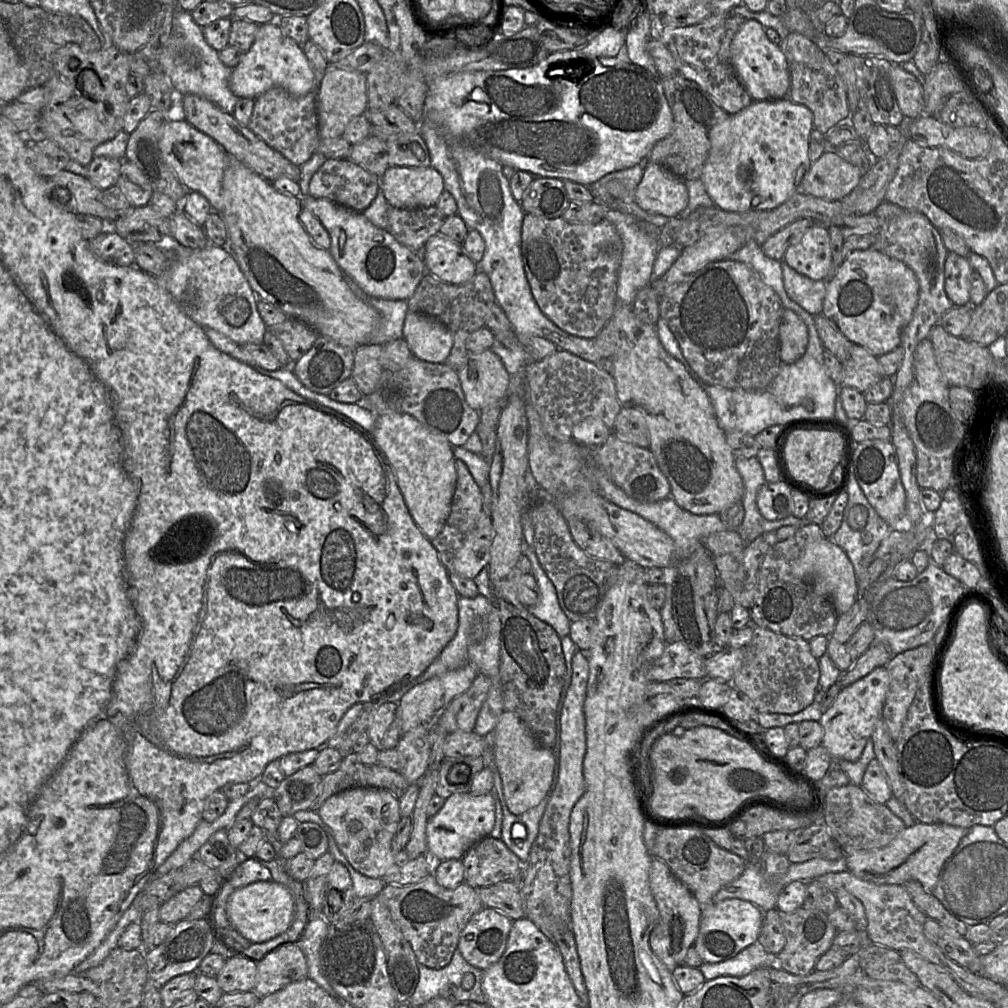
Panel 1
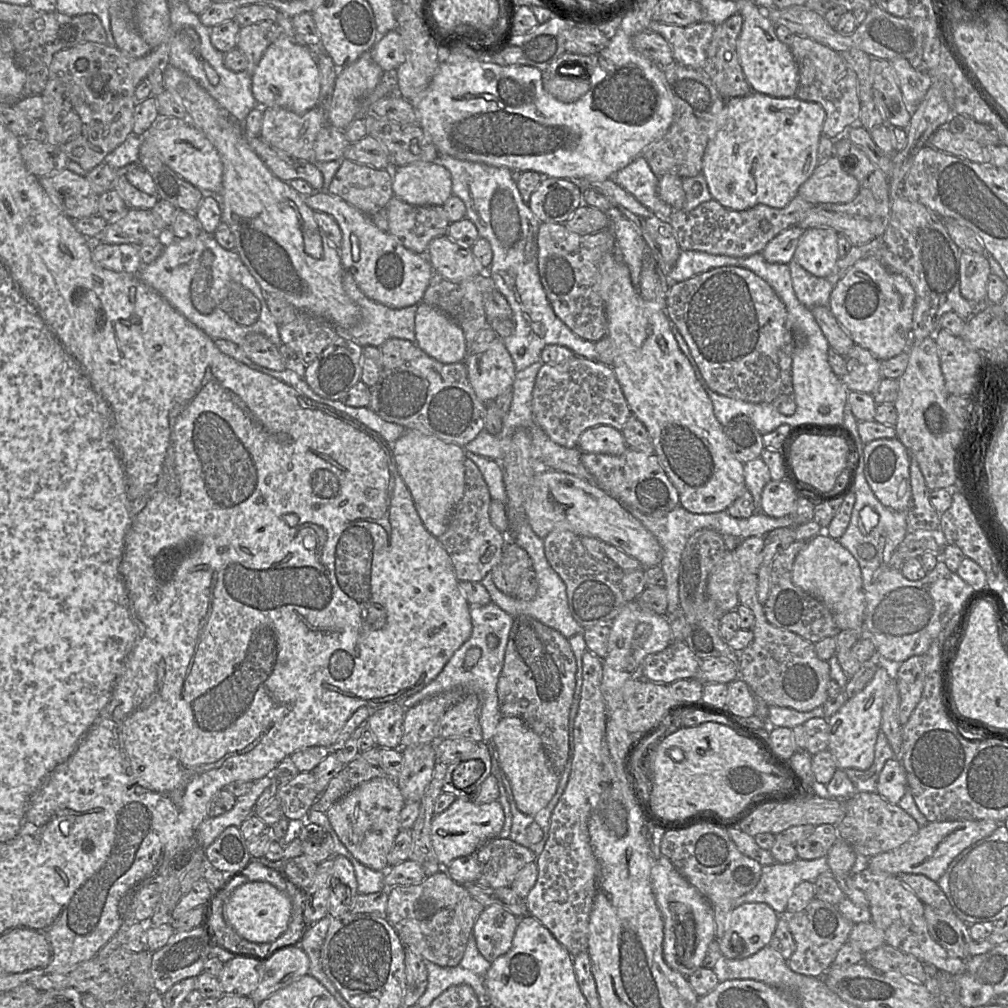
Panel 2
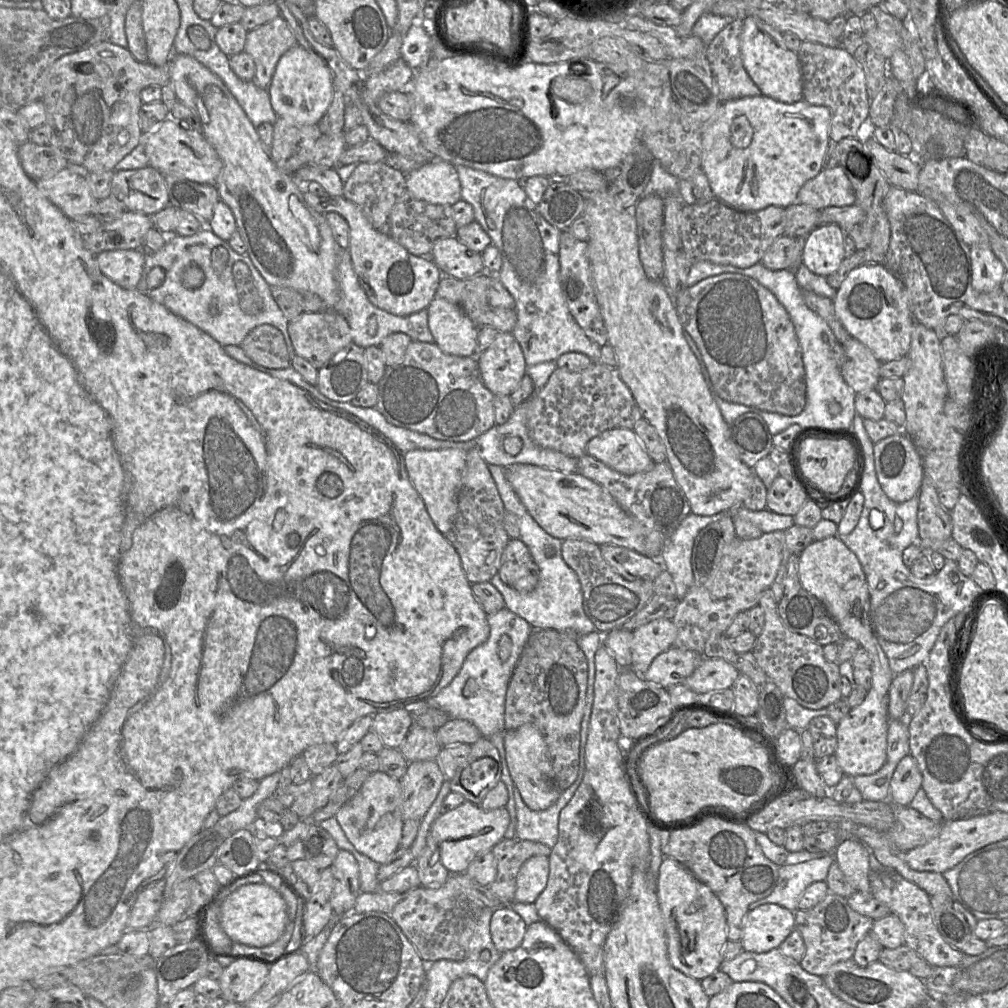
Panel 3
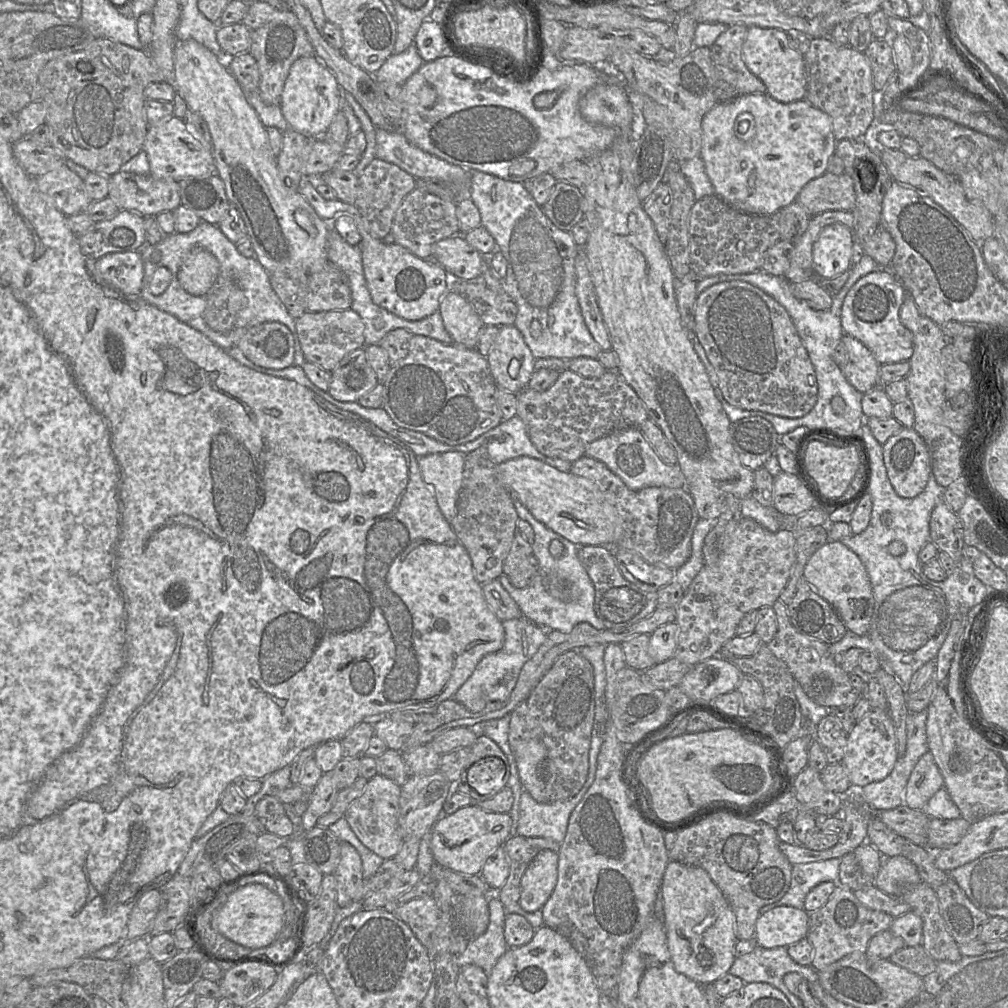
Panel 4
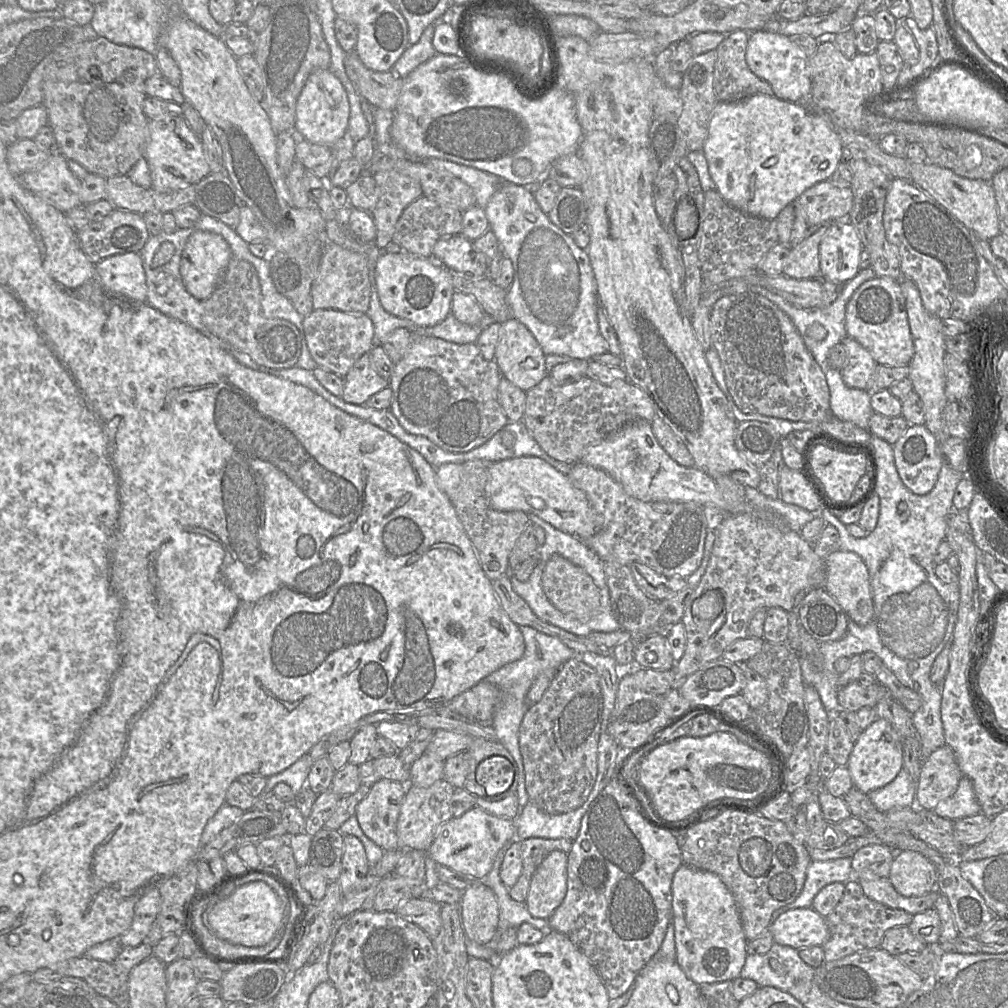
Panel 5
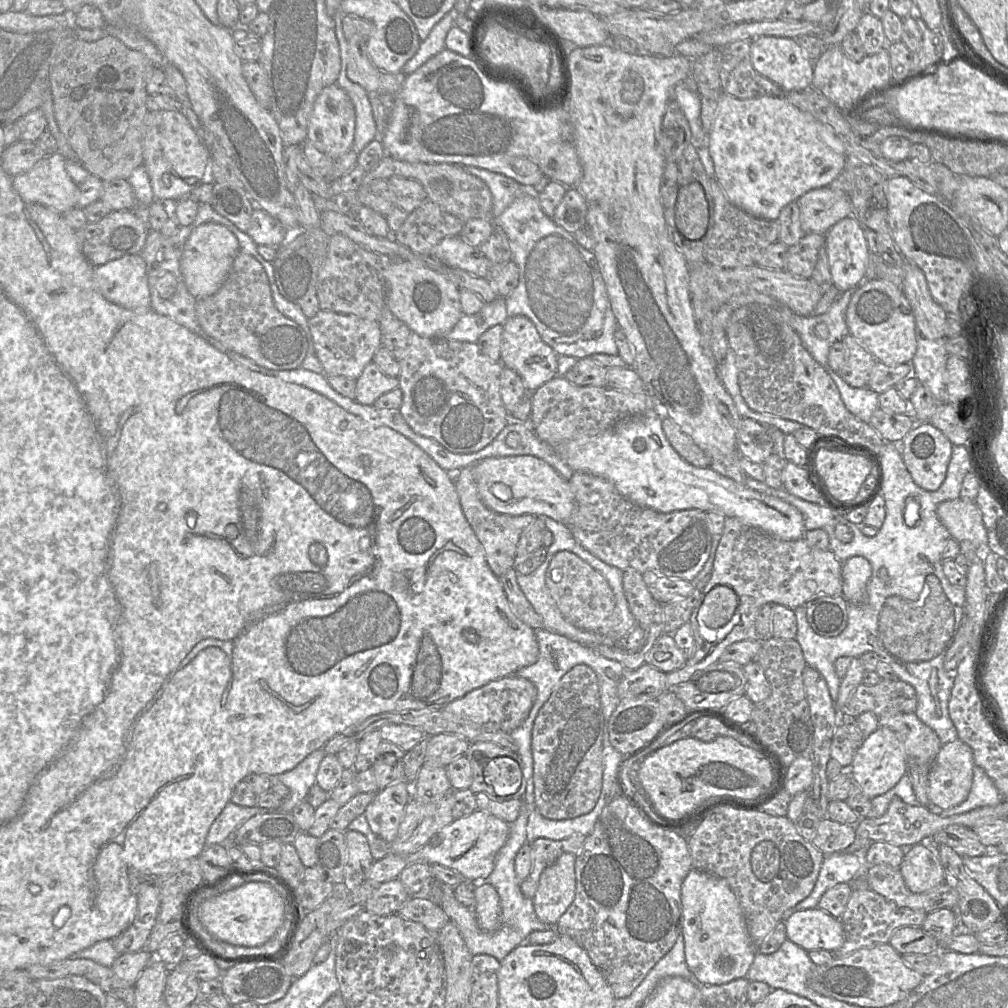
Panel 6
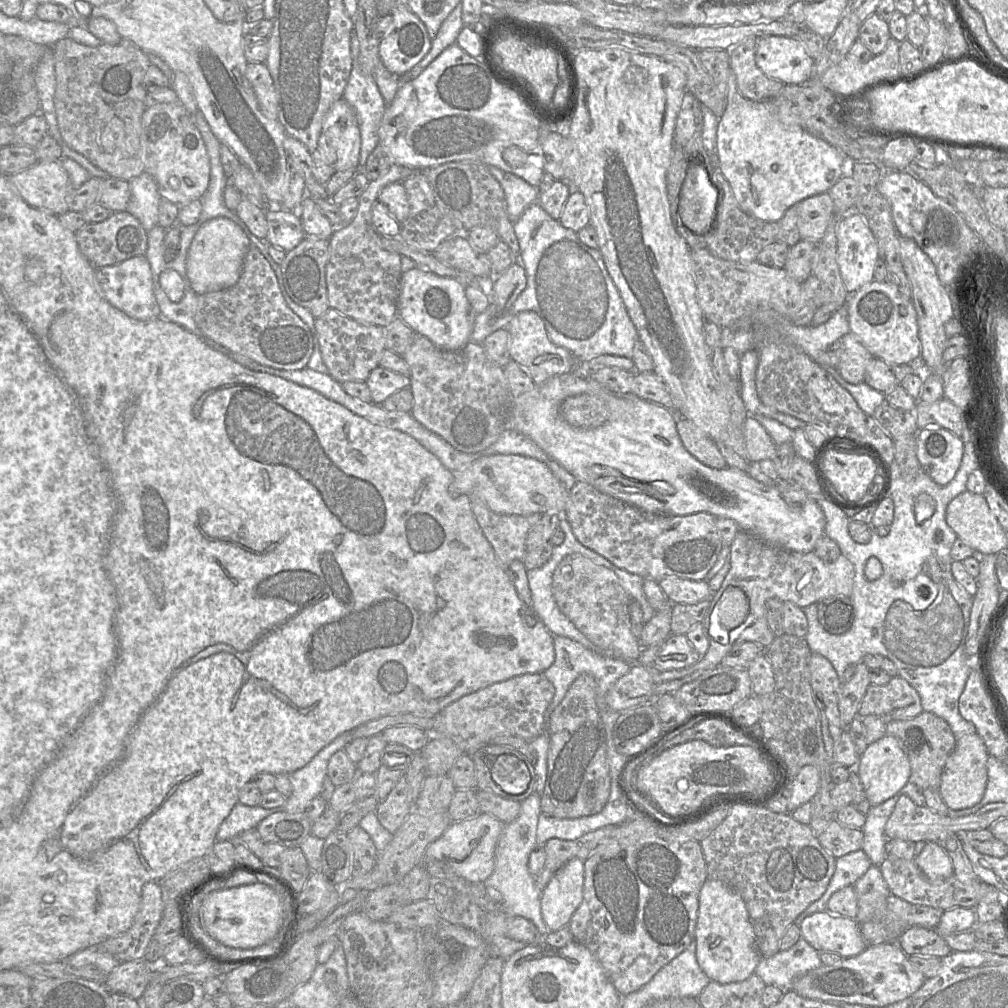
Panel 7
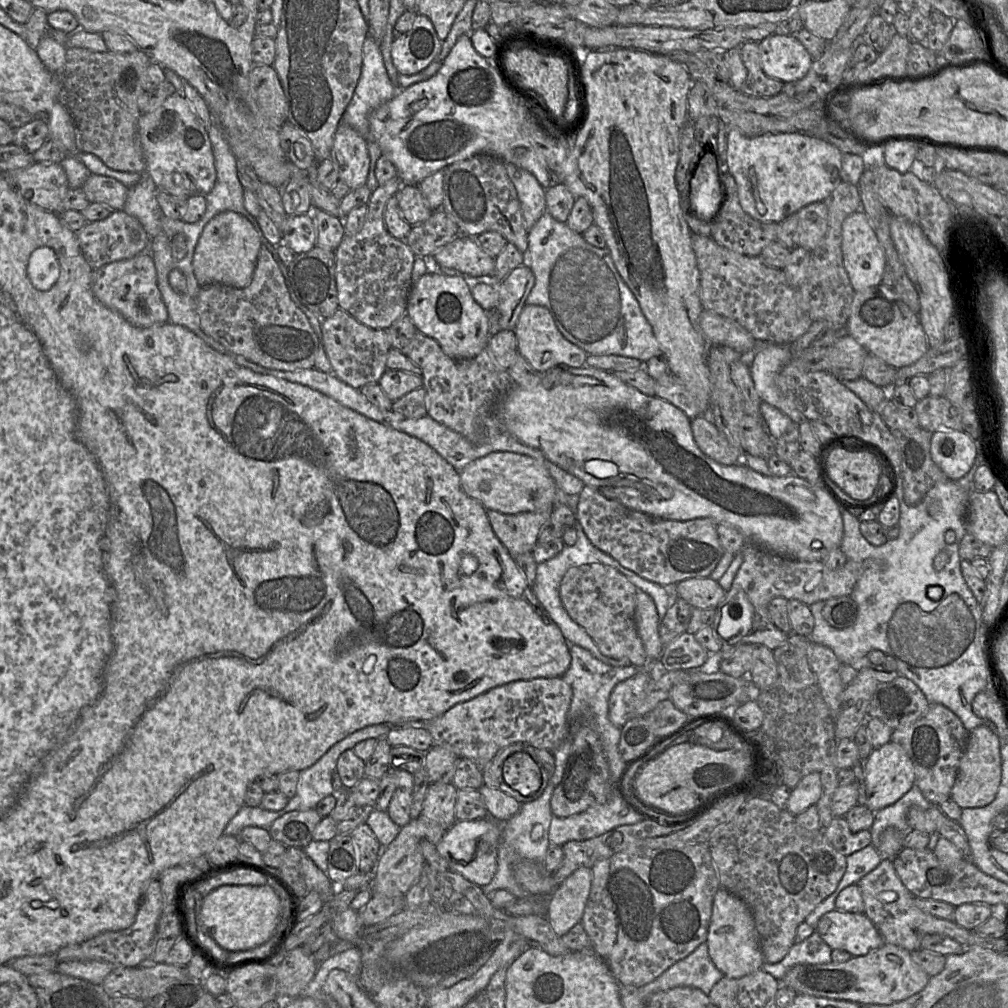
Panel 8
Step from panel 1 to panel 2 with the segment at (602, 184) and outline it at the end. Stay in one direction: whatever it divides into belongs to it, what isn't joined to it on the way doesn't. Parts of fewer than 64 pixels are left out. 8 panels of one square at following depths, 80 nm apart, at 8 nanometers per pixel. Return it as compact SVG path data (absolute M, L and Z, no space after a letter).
M643 156L619 170L611 179L657 217L670 220L675 210L658 197L658 177L652 172Z

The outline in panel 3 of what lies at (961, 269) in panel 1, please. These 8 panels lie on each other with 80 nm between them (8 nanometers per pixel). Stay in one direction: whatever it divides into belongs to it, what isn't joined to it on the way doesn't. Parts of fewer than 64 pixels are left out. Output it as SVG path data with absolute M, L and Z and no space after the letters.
M971 246L972 287L978 292L1000 289L1006 269L990 246Z

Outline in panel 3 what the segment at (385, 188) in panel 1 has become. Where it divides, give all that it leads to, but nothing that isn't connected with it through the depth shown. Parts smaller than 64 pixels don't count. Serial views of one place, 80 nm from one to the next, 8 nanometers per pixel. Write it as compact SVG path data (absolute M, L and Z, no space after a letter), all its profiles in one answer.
M434 159L405 174L406 191L416 199L440 205L453 205L462 199L456 167L448 162Z

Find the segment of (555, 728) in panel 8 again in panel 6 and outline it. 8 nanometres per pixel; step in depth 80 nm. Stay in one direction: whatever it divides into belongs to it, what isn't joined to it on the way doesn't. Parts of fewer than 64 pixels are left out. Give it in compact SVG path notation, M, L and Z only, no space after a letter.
M510 675L492 680L446 704L446 712L468 720L484 730L512 732L527 718L537 696L535 685L528 679Z

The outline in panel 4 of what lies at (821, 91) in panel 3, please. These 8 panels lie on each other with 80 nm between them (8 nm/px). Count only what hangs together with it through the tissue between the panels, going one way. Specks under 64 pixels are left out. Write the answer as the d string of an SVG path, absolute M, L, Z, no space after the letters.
M829 37L811 39L809 50L804 54L807 78L806 98L813 107L825 112L831 119L835 139L861 140L874 120L873 85L868 59L849 46L839 46Z

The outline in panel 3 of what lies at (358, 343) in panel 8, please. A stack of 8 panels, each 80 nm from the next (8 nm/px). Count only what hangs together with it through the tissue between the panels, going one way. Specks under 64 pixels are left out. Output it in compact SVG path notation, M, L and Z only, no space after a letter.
M334 310L303 312L288 322L288 335L295 353L316 369L322 368L341 349L352 343L351 330L346 318Z

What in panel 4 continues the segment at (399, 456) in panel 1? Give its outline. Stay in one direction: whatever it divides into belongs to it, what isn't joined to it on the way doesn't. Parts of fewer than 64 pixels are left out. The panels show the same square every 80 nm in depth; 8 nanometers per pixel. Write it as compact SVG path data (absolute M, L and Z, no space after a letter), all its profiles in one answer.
M457 451L430 454L417 459L422 479L432 489L438 507L449 523L456 515L464 462L465 455Z

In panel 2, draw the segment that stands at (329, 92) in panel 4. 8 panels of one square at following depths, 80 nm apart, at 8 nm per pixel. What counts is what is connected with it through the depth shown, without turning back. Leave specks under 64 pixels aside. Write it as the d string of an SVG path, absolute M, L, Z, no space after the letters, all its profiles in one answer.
M281 34L266 49L258 65L251 74L252 93L257 106L281 107L302 114L318 104L320 95L320 72L315 56L306 46L291 41Z

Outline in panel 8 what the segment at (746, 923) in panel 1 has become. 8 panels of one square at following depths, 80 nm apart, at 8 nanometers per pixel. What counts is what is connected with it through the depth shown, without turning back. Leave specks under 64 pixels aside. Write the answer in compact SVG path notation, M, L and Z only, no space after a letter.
M833 910L824 914L814 928L832 950L843 950L853 957L864 956L885 944L875 925L863 913Z

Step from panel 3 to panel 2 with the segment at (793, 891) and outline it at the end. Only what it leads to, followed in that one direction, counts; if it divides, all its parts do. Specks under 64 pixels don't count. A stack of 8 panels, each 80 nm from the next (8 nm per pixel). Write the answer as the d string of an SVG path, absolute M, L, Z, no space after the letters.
M826 856L810 860L797 858L787 864L764 865L757 885L736 899L734 906L747 902L760 902L782 914L787 911L788 899L798 884L804 881L813 882L825 872L831 872Z

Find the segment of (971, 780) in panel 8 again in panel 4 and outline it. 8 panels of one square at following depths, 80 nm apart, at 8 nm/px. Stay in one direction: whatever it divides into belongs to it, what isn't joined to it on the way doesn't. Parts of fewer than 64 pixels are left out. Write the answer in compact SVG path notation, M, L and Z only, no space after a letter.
M928 751L918 760L909 777L905 806L922 810L931 797L943 787L943 776L933 755Z

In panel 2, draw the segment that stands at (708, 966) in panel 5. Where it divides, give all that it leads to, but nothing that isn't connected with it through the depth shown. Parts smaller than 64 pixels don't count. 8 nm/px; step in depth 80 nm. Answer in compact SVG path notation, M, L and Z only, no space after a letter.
M665 856L654 858L650 880L664 923L663 958L672 970L687 977L703 967L709 945L716 939L713 908Z

